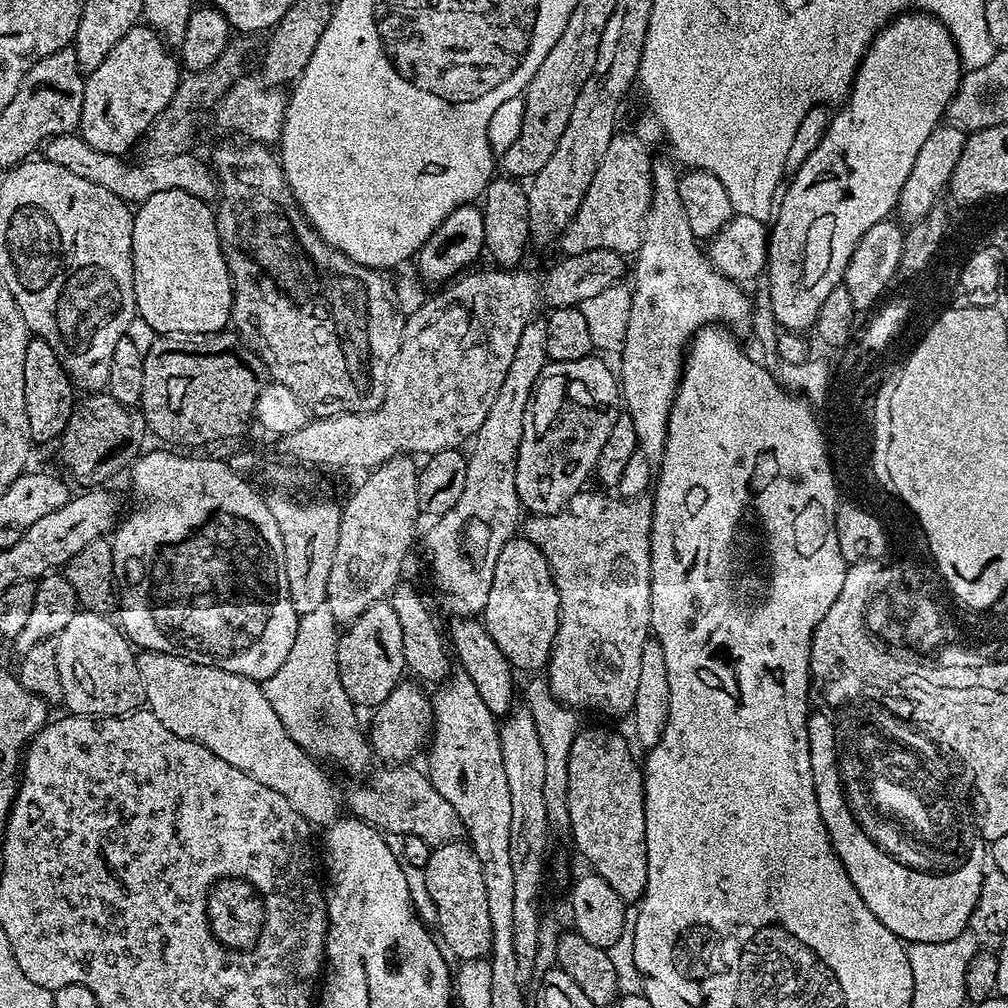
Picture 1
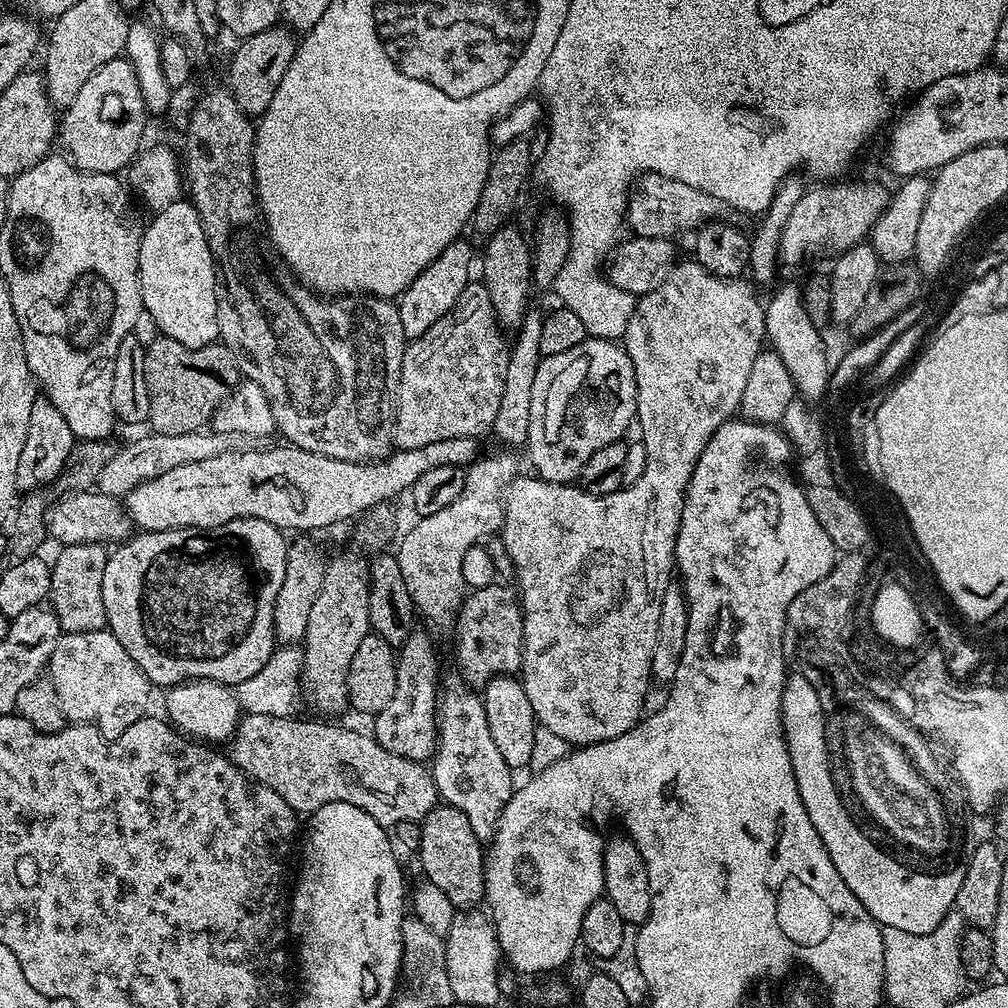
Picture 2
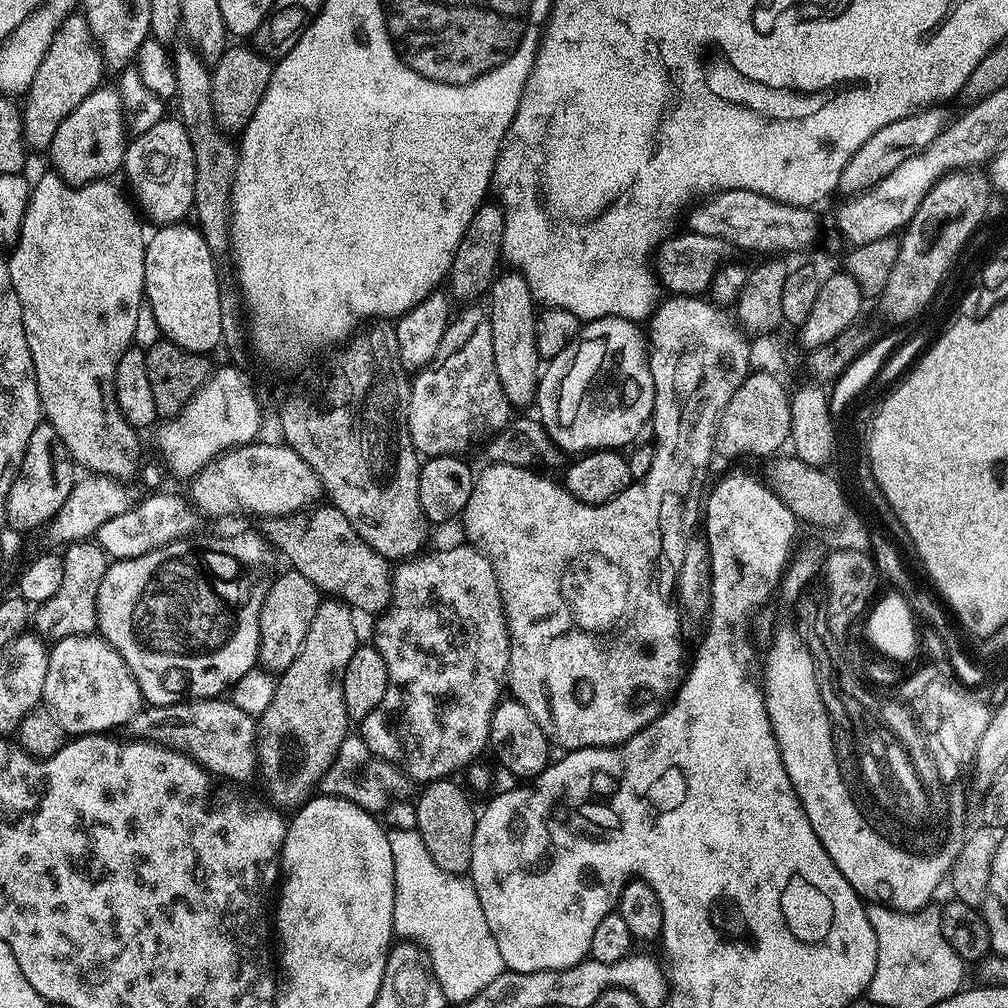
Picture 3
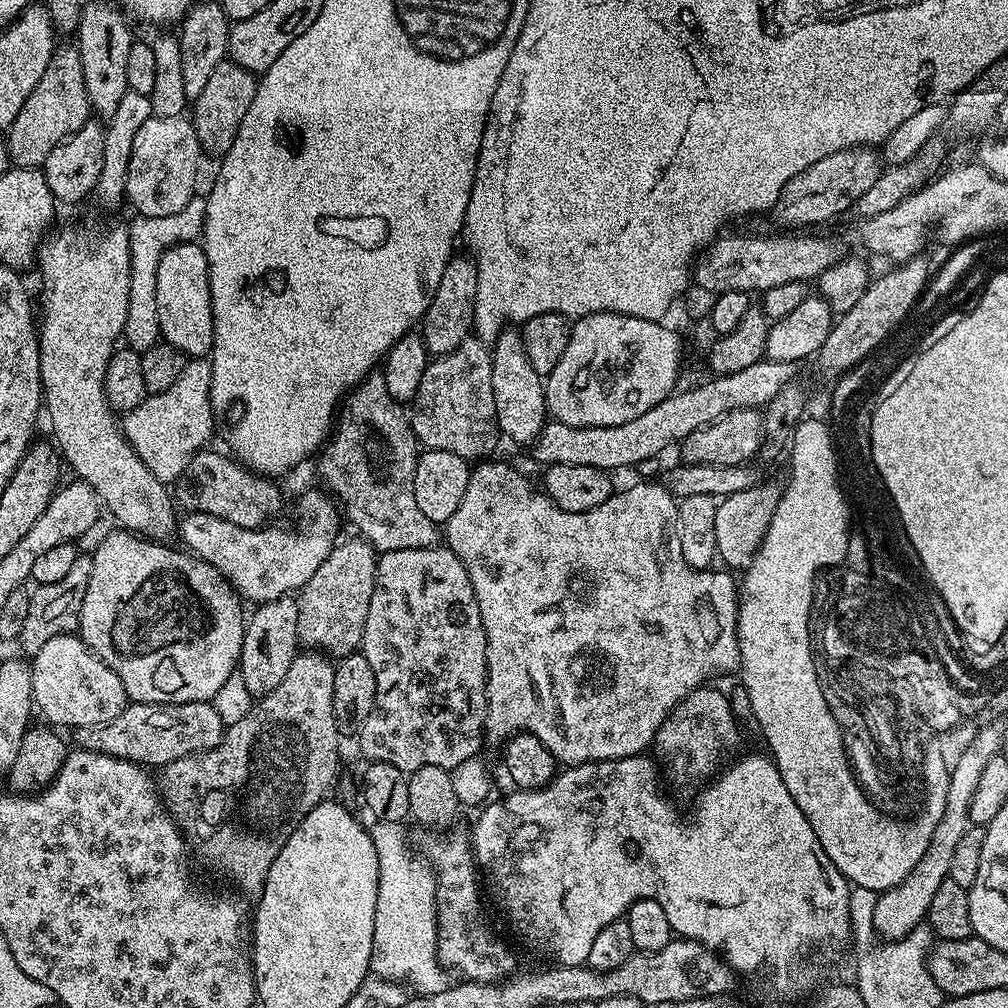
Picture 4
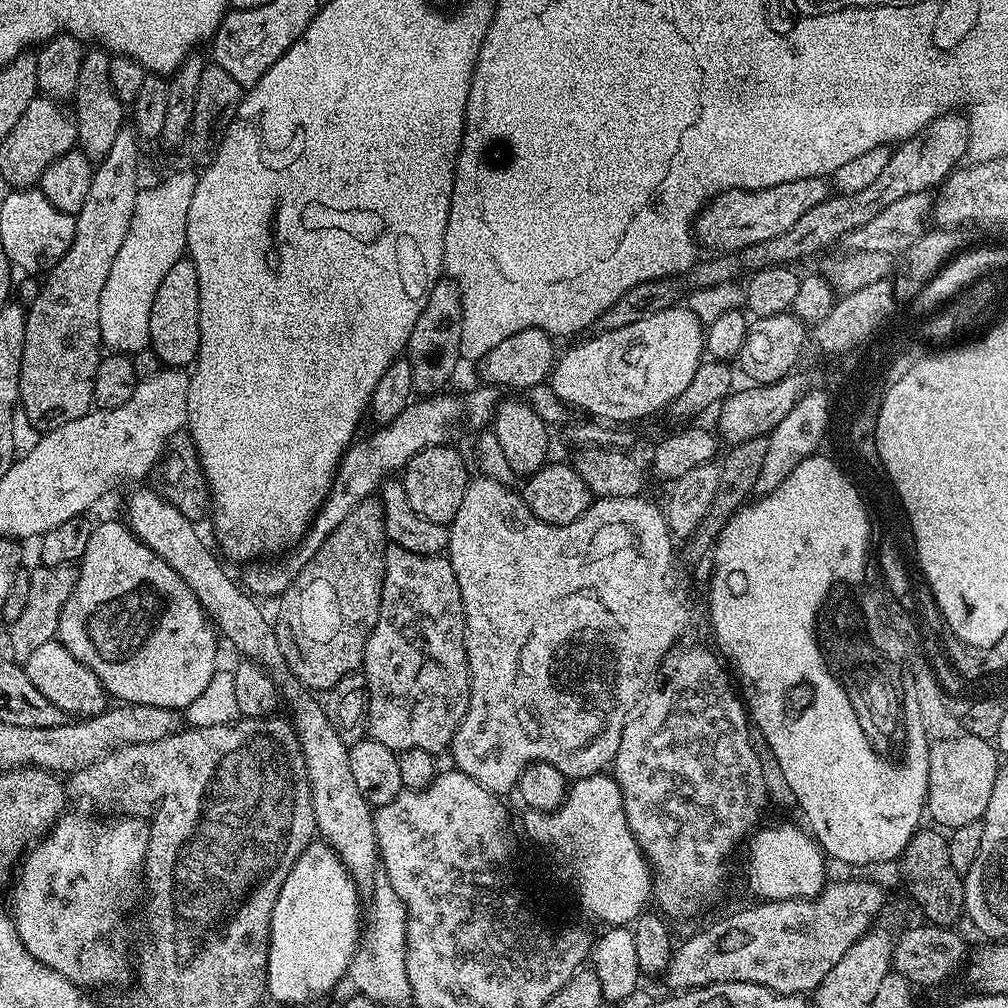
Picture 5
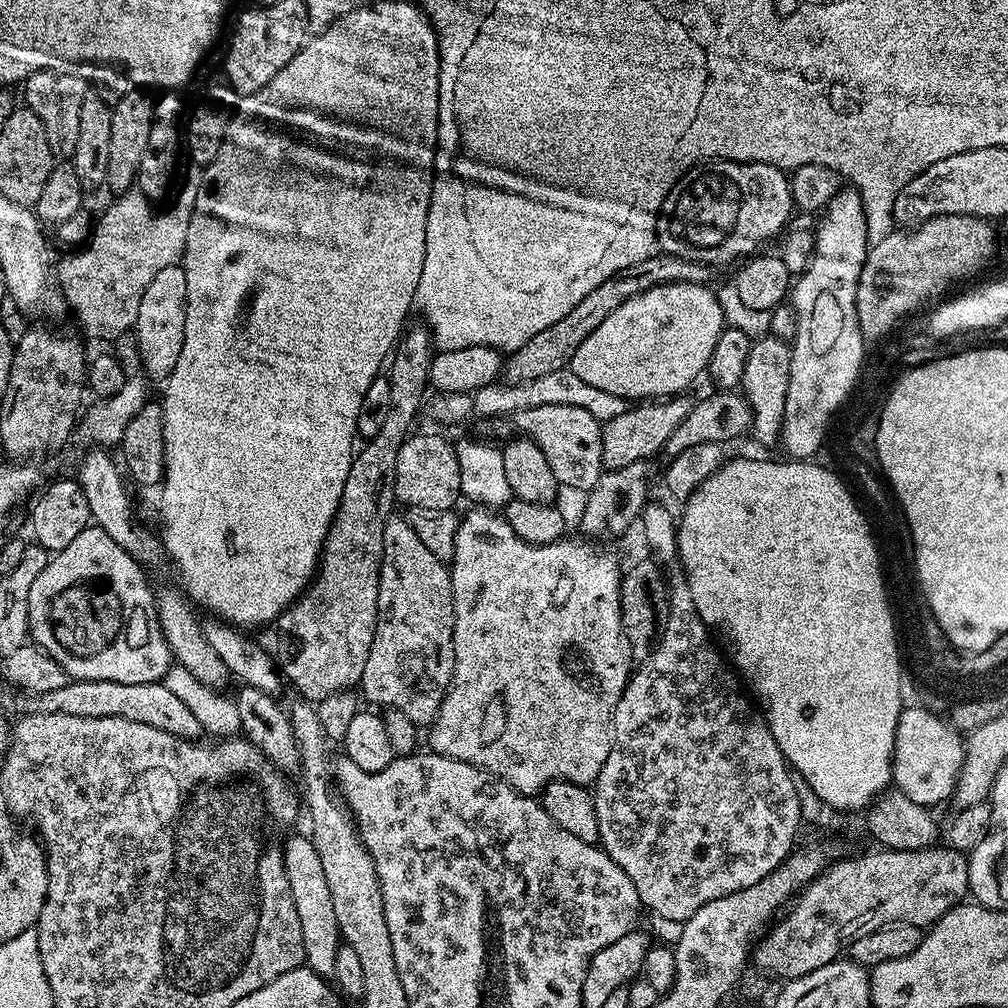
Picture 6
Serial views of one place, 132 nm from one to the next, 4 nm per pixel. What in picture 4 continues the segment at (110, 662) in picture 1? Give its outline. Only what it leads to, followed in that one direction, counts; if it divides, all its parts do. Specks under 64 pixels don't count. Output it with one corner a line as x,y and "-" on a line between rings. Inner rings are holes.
69,634
50,638
46,646
42,646
42,650
38,650
38,654
31,657
30,667
32,670
32,698
39,715
41,712
49,720
45,720
49,725
59,726
61,729
76,728
75,730
96,728
100,724
118,718
125,704
129,703
126,690
122,686
122,678
118,678
118,674
114,674
114,670
110,670
106,662
102,662
94,655
79,635

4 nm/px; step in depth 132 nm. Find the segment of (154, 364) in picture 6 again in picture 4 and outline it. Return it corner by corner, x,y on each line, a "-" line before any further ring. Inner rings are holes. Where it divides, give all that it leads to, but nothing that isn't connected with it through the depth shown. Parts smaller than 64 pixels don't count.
199,243
175,244
162,254
156,279
158,326
163,343
174,346
188,358
204,358
212,351
214,322
208,263

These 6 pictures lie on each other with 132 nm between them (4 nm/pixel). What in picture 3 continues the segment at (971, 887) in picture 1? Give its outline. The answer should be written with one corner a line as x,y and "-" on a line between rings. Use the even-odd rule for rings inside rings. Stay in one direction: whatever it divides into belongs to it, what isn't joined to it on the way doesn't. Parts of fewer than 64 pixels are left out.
773,631
770,638
772,645
764,656
764,680
762,676
764,705
768,711
770,726
774,730
776,745
782,754
782,762
786,766
786,774
802,802
806,818
810,818
810,826
814,826
814,834
818,834
818,842
822,842
834,866
838,866
846,882
850,882
853,890
865,901
882,904
896,912
916,912
933,899
936,887
945,883
952,859
947,856
932,860
912,860
912,856
904,856
904,852
888,848
884,840
876,840
876,836
872,836
872,832
864,828
864,820
856,816
856,808
852,808
852,800
848,800
848,792
844,792
844,784
840,784
840,776
836,776
836,764
832,764
832,744
828,740
830,718
826,718
826,710
822,710
820,705
820,696
816,696
816,680
812,680
810,653
800,648
800,640
796,640
792,632

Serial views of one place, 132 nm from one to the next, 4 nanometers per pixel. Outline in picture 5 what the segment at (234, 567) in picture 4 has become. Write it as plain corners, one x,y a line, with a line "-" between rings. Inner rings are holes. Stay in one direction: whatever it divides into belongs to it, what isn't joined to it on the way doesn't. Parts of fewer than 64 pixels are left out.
479,386
480,388
472,391
468,397
463,400
460,396
444,396
448,394
437,394
427,398
417,399
415,402
401,407
398,418
394,418
389,424
377,427
376,433
373,436
368,436
357,439
344,452
344,457
340,459
340,465
336,468
336,477
332,480
332,489
328,491
328,498
316,512
316,517
312,520
312,527
308,533
304,535
303,540
295,545
294,550
289,551
277,564
260,564
264,562
252,562
247,565
248,568
244,572
244,580
242,584
245,589
253,597
261,598
260,596
273,596
279,598
287,593
288,588
292,585
292,581
296,579
297,574
306,567
314,558
316,552
324,543
326,538
330,538
330,534
334,534
334,530
338,530
338,526
342,526
342,522
346,522
346,518
350,518
350,514
356,507
366,499
373,495
372,492
381,487
389,479
391,472
399,473
410,462
410,458
414,458
414,454
418,454
423,448
433,448
439,444
448,444
451,441
452,431
456,428
456,423
463,418
466,423
474,426
482,424
487,425
495,415
498,399
496,400
497,392
490,386

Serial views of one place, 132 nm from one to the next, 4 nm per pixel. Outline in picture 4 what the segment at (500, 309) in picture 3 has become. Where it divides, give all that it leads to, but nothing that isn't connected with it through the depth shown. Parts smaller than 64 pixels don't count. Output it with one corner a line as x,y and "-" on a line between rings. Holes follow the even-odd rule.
515,327
505,328
496,343
491,345
490,351
496,421
501,433
505,437
509,436
516,444
531,445
539,438
548,416
548,405
544,402
545,381
536,373
534,366
530,366
523,335

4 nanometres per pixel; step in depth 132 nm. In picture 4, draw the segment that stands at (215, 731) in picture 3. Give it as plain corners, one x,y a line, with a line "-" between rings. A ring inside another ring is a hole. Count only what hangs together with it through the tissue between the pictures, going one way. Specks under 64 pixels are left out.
195,700
185,704
137,704
129,702
110,722
79,733
81,749
114,758
129,760
141,766
163,766
178,758
209,752
224,739
226,725
212,702

